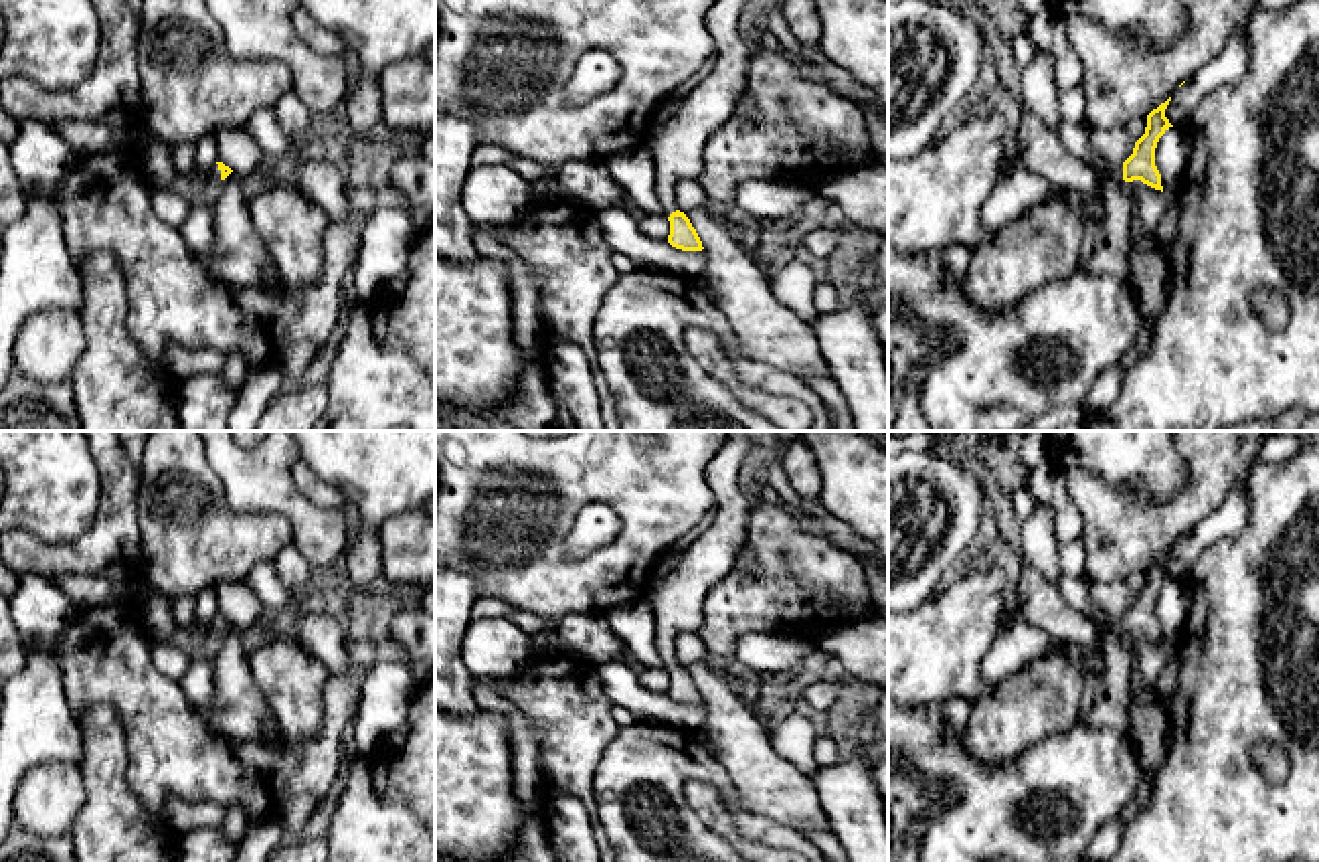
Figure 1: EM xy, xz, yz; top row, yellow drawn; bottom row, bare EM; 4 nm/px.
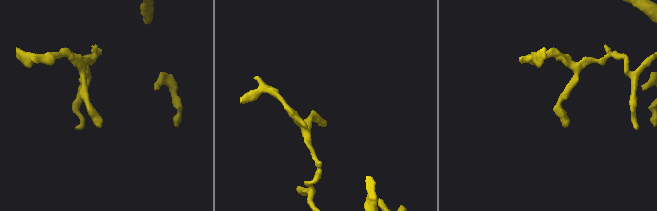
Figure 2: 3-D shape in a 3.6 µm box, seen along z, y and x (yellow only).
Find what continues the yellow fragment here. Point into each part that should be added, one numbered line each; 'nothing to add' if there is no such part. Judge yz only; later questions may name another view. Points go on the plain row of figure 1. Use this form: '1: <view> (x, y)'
1: yz (1038, 601)

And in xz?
1: xz (676, 599)

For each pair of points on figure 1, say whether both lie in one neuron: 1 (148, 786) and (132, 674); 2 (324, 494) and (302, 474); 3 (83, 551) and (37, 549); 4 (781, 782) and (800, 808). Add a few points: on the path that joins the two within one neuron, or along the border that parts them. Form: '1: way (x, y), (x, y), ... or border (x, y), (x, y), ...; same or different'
1: way (148, 757), (148, 703); same
2: way (318, 490), (308, 480); same
3: way (71, 553), (49, 553); same
4: way (781, 788), (794, 802); same

